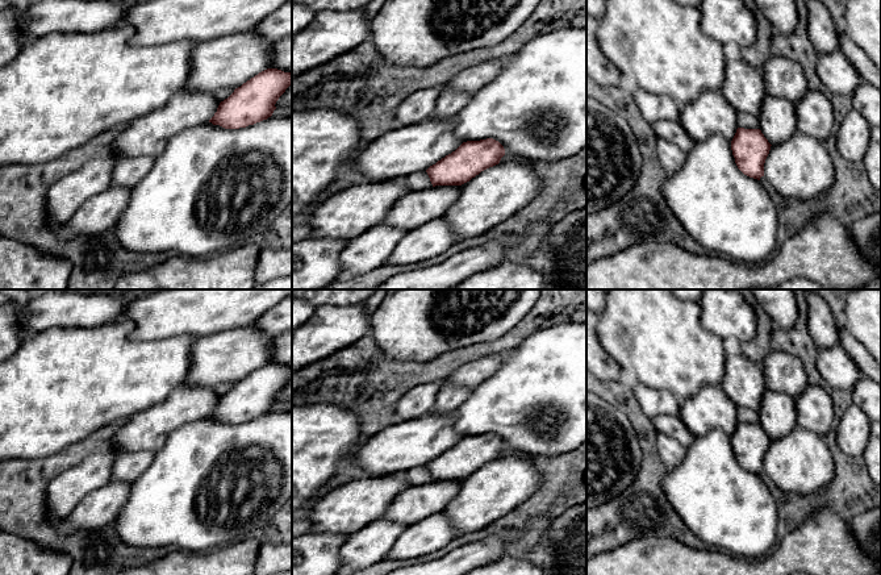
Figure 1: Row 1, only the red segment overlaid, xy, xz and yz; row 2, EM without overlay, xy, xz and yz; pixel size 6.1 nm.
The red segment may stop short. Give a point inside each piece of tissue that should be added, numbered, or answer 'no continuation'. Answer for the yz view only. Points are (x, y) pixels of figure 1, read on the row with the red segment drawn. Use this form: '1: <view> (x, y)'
1: yz (729, 213)

